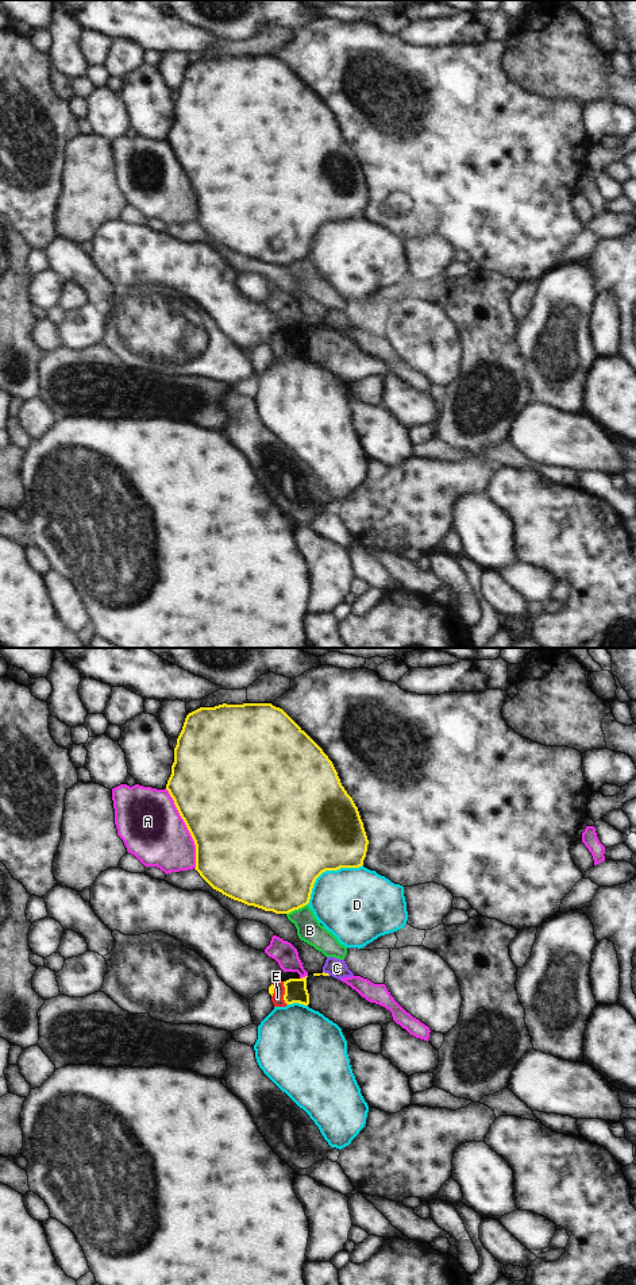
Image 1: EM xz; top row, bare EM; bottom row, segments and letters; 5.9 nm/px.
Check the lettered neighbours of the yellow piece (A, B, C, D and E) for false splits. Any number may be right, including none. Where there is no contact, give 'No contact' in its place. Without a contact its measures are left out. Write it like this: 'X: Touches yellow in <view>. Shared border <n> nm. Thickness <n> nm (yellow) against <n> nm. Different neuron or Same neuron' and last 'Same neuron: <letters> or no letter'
A: Touches yellow in xz. Shared border 500 nm. Thickness 500 nm (yellow) against 380 nm. Different neuron
B: Touches yellow in xz. Shared border 140 nm. Thickness 460 nm (yellow) against 150 nm. Different neuron
C: Touches yellow in xz. Shared border 50 nm. Thickness 20 nm (yellow) against 120 nm. Different neuron
D: Touches yellow in xz. Shared border 400 nm. Thickness 500 nm (yellow) against 420 nm. Different neuron
E: Touches yellow in xz. Shared border 150 nm. Thickness 130 nm (yellow) against 70 nm. Same neuron
Same neuron: E

